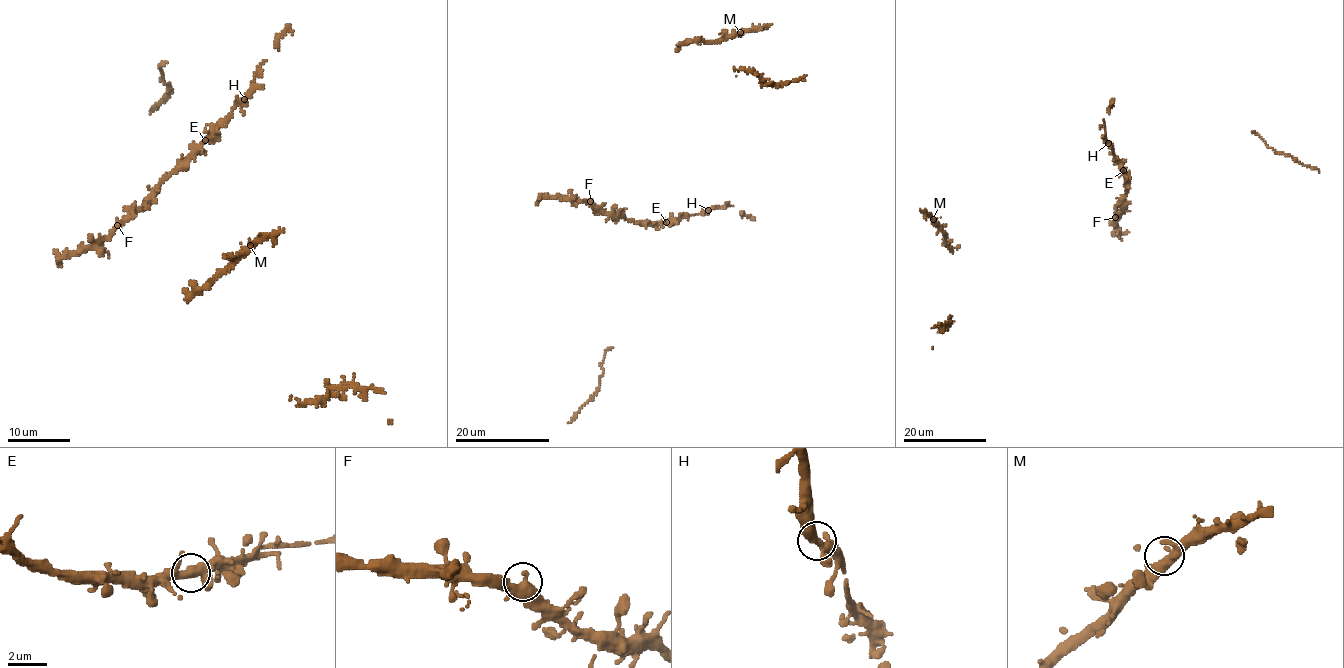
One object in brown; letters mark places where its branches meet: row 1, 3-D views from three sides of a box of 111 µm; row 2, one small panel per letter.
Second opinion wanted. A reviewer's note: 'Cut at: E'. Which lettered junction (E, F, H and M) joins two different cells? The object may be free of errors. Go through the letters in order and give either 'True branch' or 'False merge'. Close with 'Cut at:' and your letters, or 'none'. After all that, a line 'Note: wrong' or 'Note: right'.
E: True branch
F: True branch
H: True branch
M: True branch
Cut at: none
Note: wrong

